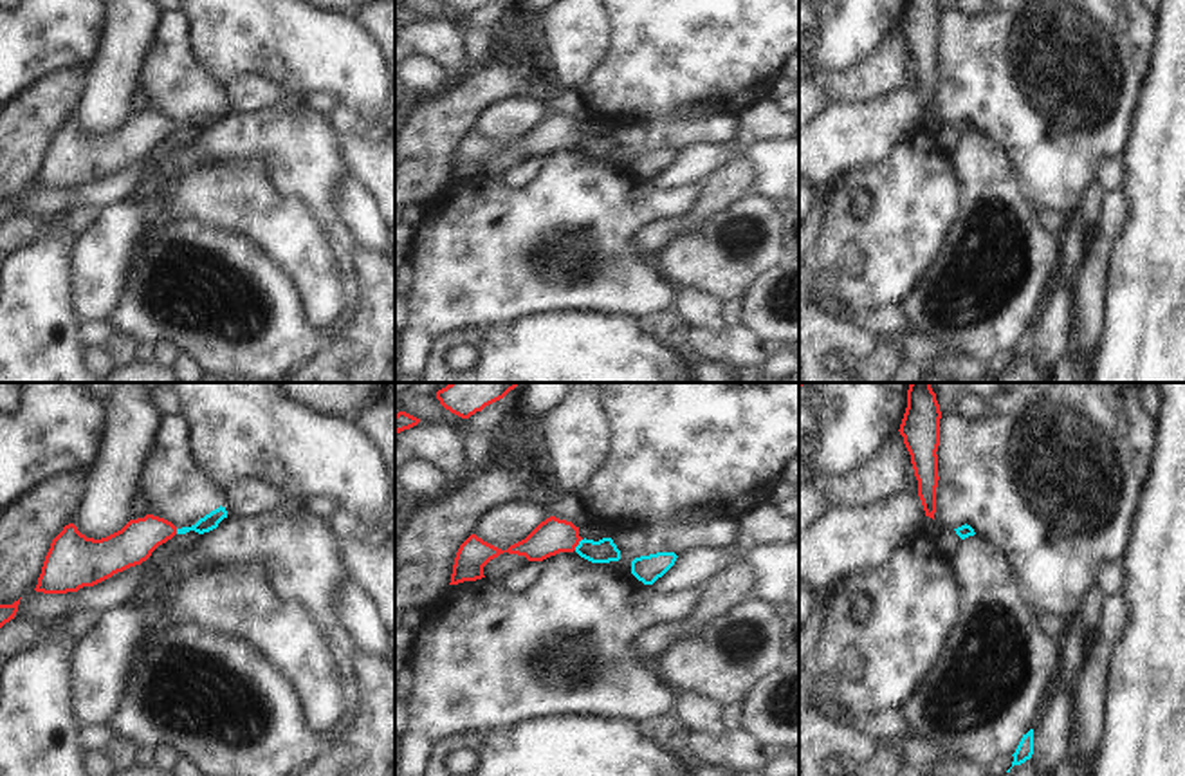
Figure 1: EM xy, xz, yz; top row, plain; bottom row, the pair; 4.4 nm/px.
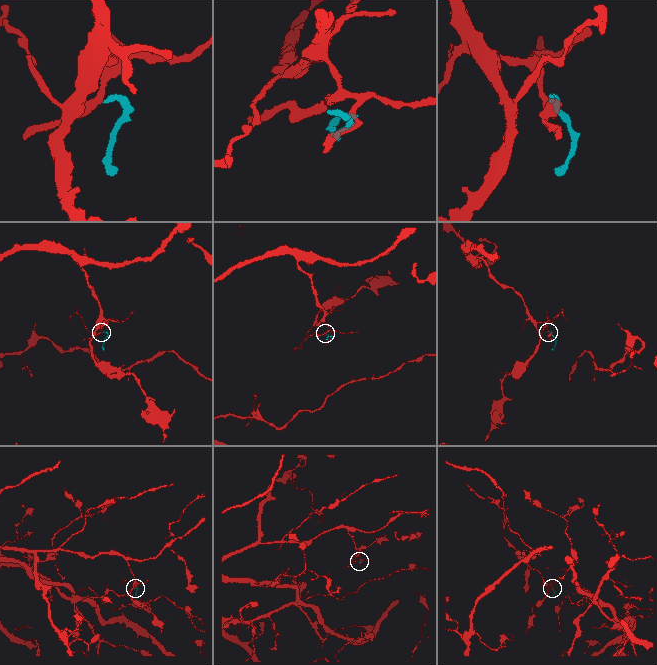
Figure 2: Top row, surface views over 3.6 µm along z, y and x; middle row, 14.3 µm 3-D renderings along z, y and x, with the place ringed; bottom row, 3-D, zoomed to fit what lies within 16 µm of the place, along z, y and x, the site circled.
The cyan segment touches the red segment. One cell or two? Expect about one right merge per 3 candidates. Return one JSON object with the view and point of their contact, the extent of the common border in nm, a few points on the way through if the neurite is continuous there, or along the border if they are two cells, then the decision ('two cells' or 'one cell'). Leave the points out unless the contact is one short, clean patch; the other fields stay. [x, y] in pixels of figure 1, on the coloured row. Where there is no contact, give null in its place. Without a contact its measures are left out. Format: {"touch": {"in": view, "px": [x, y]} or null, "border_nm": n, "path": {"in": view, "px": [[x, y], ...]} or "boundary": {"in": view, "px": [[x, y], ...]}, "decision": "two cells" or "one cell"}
{"touch": {"in": "xz", "px": [579, 544]}, "border_nm": 70, "path": {"in": "xz", "px": [[603, 551], [590, 551], [579, 544], [563, 536], [551, 536]]}, "decision": "one cell"}

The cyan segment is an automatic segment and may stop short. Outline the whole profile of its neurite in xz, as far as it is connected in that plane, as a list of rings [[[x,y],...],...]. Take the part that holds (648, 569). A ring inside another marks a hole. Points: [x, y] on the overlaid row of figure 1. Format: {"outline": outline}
{"outline": [[[657,552],[635,558],[631,561],[631,574],[644,585],[653,585],[675,565],[676,558],[675,552]]]}

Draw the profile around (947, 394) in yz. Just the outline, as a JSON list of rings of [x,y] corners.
[[[931,383],[936,388],[936,401],[940,404],[940,411],[956,415],[956,401],[969,393],[965,383]]]

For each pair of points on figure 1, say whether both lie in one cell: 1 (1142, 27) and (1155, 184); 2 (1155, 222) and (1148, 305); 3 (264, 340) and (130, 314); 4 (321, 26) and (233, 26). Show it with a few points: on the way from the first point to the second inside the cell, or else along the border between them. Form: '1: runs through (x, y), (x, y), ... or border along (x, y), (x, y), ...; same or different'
1: border along (1157, 35), (1157, 46), (1135, 107), (1135, 118); different
2: runs through (1155, 242), (1155, 286); same
3: runs through (231, 341), (213, 334), (186, 332), (163, 325); same
4: runs through (300, 26), (255, 26); same

